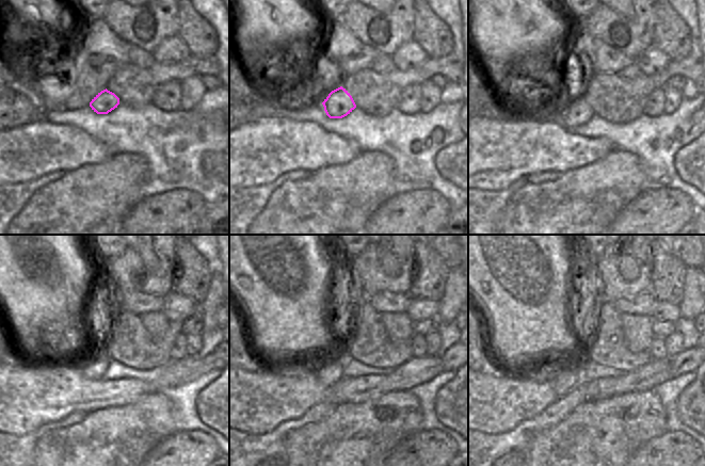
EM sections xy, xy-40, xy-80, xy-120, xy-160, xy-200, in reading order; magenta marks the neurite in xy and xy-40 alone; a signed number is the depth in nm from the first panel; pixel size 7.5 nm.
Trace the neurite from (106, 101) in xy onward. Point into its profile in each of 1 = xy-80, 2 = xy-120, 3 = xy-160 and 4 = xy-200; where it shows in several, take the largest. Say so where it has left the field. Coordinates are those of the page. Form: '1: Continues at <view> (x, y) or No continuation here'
1: Continues at xy-80 (576, 111)
2: Continues at xy-120 (94, 356)
3: Continues at xy-160 (330, 371)
4: Continues at xy-200 (565, 376).

